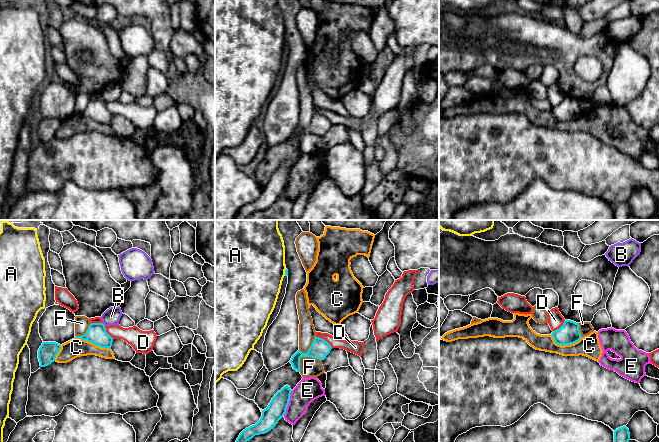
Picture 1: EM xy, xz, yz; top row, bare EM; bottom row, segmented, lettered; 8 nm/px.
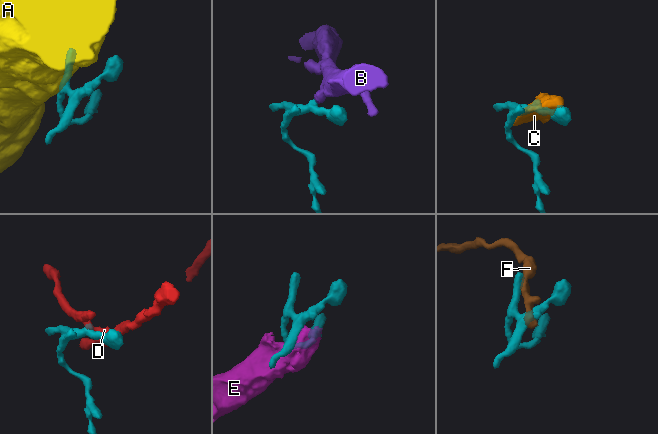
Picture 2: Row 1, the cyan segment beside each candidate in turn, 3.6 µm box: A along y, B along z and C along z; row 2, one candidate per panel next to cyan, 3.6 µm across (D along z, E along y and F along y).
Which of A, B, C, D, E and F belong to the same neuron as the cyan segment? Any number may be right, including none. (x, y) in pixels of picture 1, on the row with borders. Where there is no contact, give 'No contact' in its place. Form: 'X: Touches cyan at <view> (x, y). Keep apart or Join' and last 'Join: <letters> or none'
A: Touches cyan at xz (285, 272). Keep apart
B: Touches cyan at xy (103, 324). Keep apart
C: Touches cyan at yz (565, 344). Keep apart
D: Touches cyan at xz (323, 339). Keep apart
E: Touches cyan at xz (288, 403). Keep apart
F: Touches cyan at xz (304, 356). Keep apart
Join: none

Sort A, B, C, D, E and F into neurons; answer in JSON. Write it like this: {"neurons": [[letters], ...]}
{"neurons": [["A"], ["B"], ["C", "E"], ["D"], ["F"]]}

